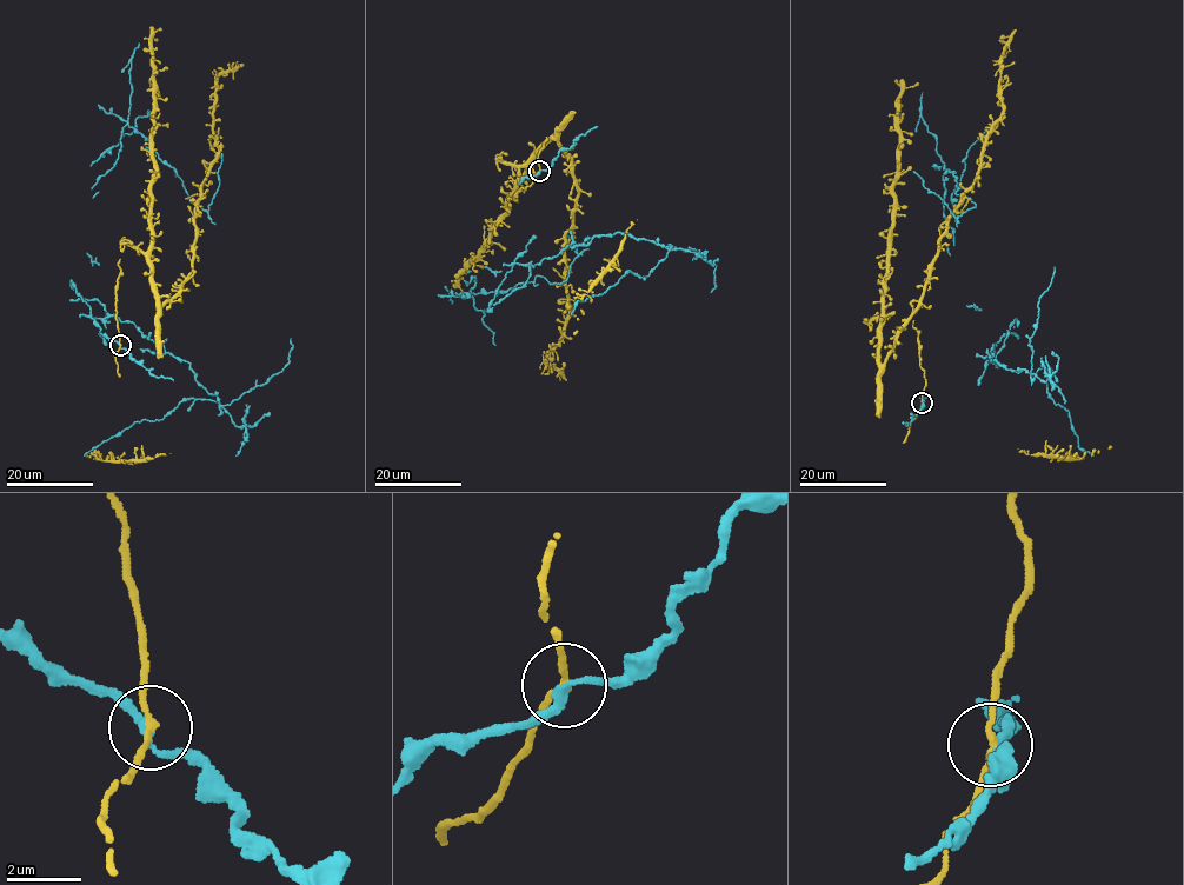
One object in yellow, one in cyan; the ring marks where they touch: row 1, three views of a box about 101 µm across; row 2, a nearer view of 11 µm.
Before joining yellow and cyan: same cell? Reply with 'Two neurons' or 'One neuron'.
Two neurons

